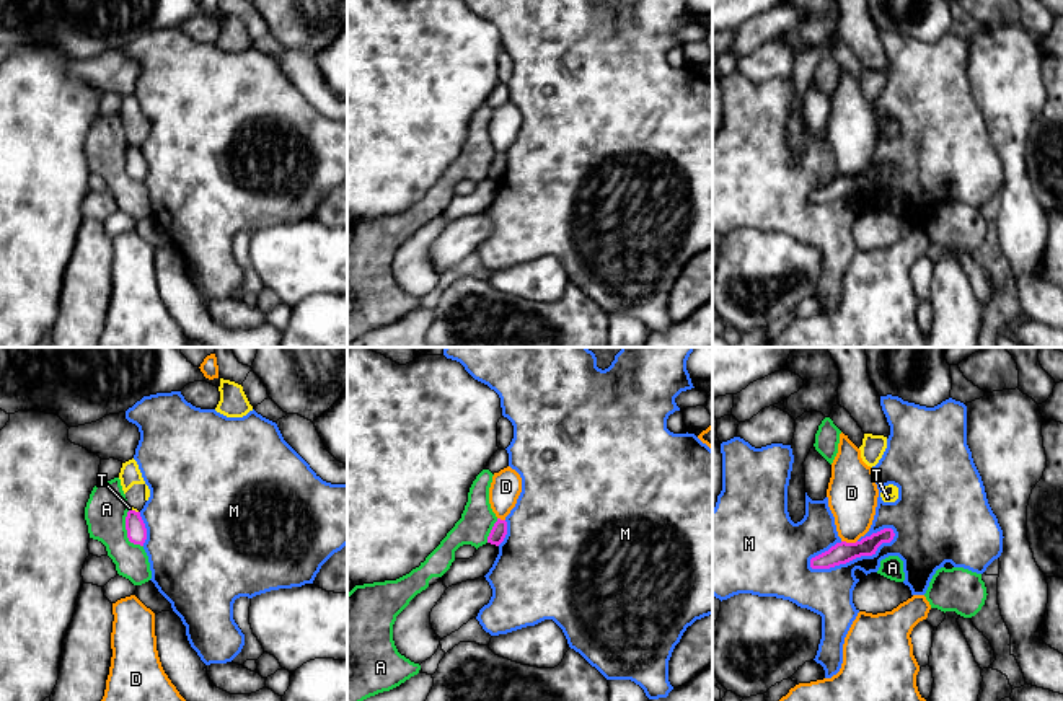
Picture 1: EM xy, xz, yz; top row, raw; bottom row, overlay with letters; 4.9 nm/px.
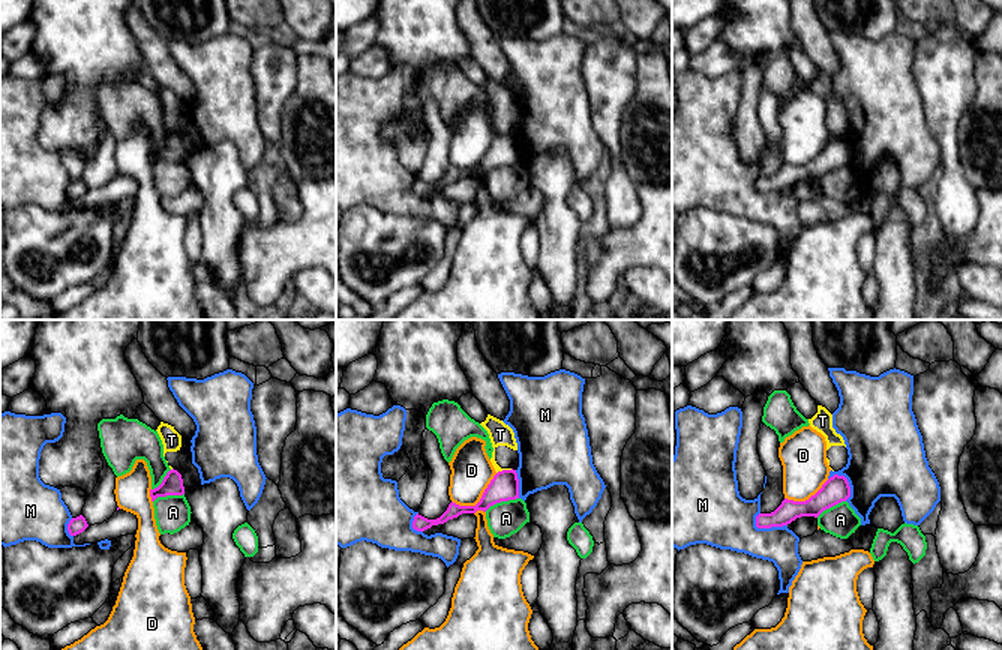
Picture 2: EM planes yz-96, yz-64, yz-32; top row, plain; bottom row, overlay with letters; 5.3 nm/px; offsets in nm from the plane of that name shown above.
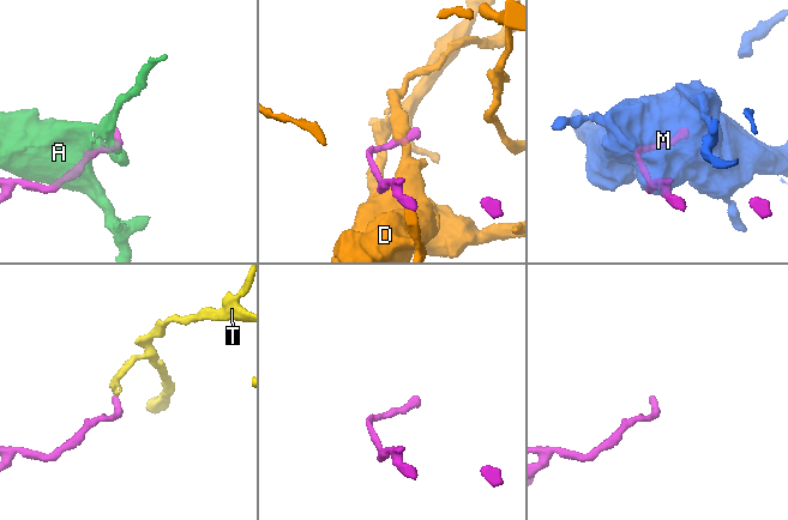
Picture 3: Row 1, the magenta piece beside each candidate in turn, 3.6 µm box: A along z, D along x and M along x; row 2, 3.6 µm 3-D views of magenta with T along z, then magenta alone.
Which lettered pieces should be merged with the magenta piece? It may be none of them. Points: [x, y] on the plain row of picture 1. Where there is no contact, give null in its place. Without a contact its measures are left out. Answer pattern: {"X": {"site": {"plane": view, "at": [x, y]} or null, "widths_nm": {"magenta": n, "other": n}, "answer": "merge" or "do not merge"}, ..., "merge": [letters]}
{"A": {"site": {"plane": "xy", "at": [127, 167]}, "widths_nm": {"magenta": 100, "other": 200}, "answer": "do not merge"}, "D": {"site": {"plane": "yz", "at": [850, 178]}, "widths_nm": {"magenta": 110, "other": 240}, "answer": "do not merge"}, "M": {"site": {"plane": "yz", "at": [853, 193]}, "widths_nm": {"magenta": 110, "other": 240}, "answer": "do not merge"}, "T": {"site": {"plane": "xy", "at": [134, 145]}, "widths_nm": {"magenta": 100, "other": 20}, "answer": "do not merge"}, "merge": []}

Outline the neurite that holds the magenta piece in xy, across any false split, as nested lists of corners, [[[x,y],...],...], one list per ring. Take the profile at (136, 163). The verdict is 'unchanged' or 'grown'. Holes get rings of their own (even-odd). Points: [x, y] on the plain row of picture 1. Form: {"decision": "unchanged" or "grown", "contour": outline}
{"decision": "unchanged", "contour": [[[135,145],[127,147],[126,165],[130,178],[143,181],[147,174],[147,163],[140,152],[140,147]]]}

